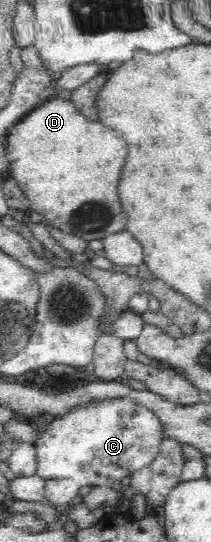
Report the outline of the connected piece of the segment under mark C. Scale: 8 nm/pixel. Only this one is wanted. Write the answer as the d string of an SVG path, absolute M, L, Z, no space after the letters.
M102 399L90 401L90 405L82 405L72 409L70 413L64 413L64 417L56 416L53 419L46 419L40 426L41 432L35 442L36 449L36 476L42 480L72 480L81 486L102 486L120 489L122 479L131 479L130 475L149 466L157 457L158 450L161 450L162 442L166 436L162 433L162 424L156 415L142 407L132 399Z

